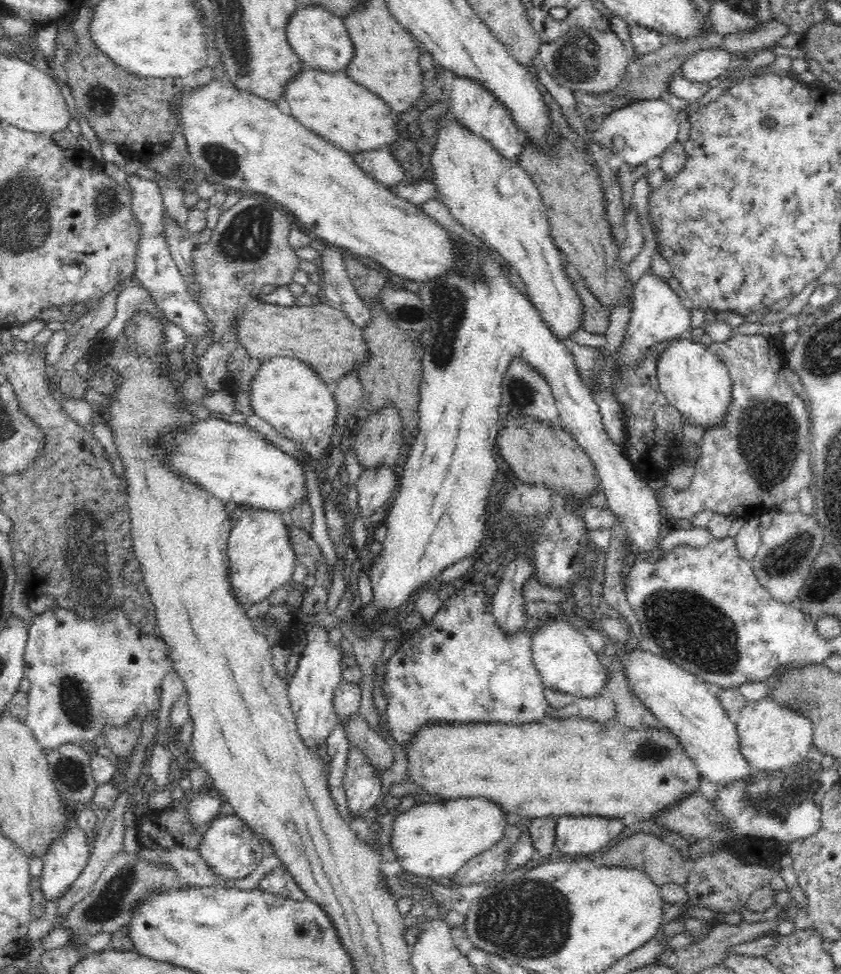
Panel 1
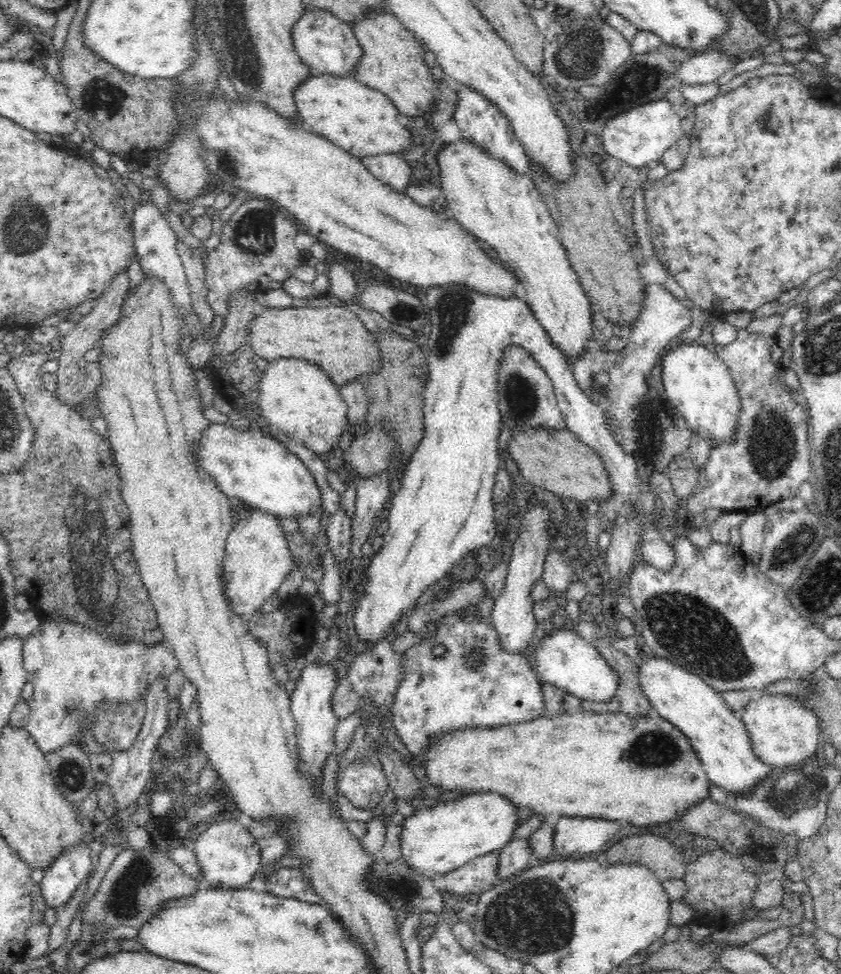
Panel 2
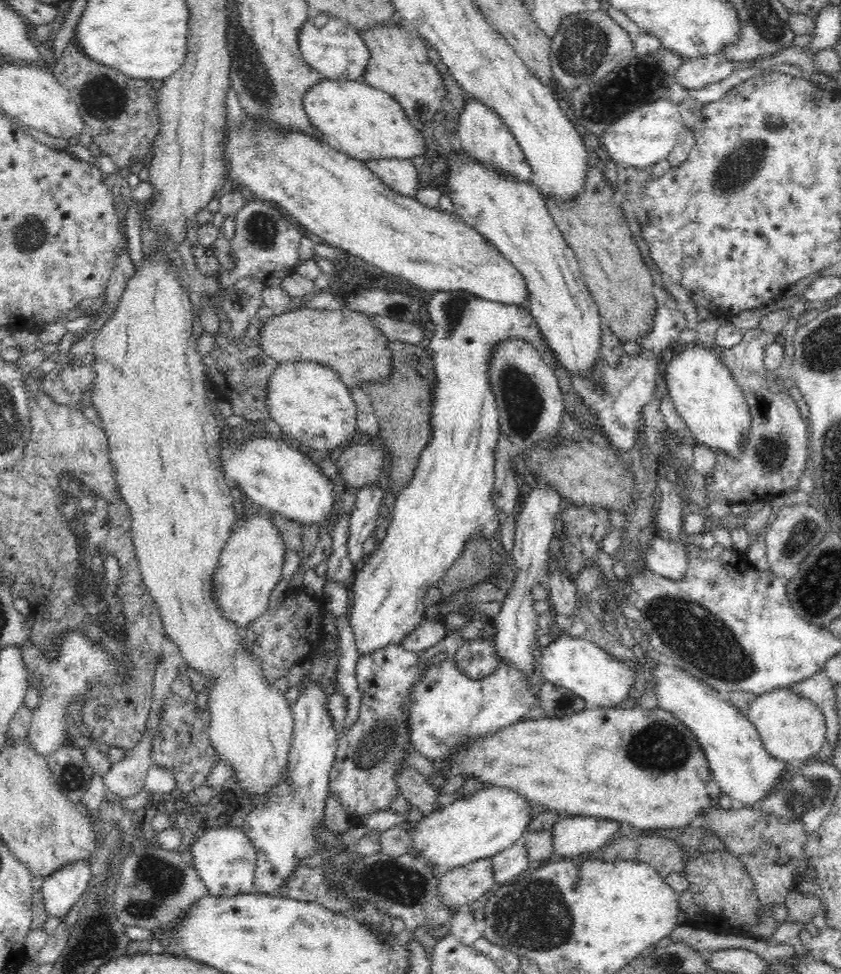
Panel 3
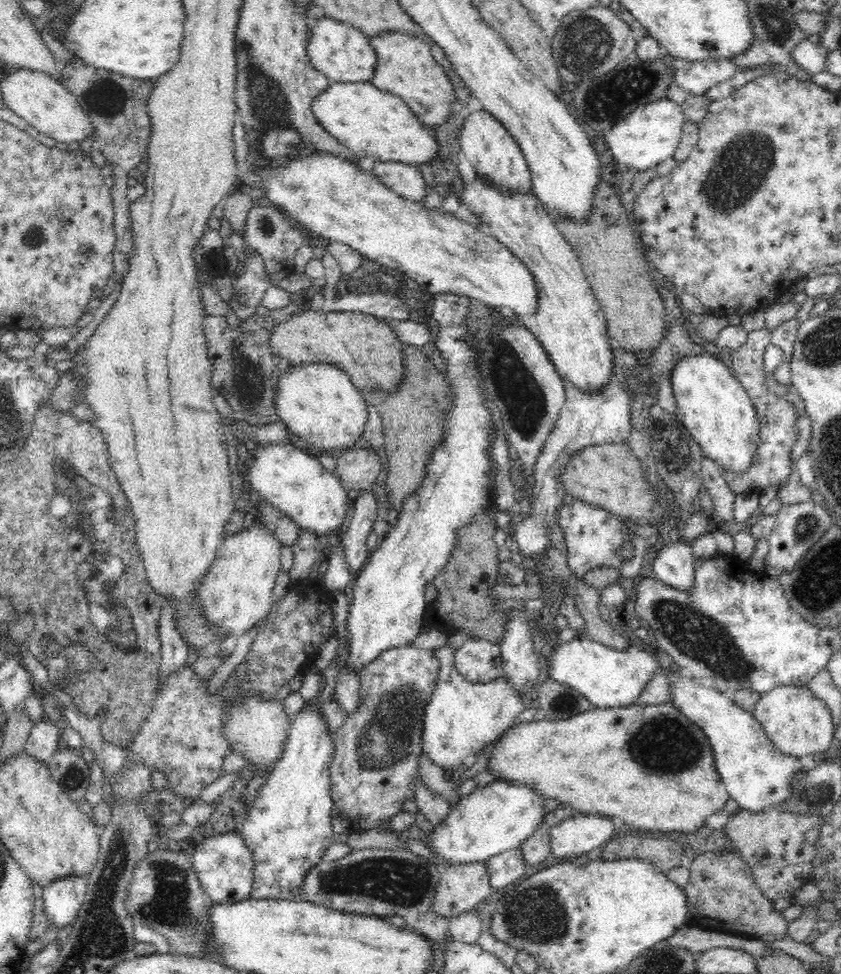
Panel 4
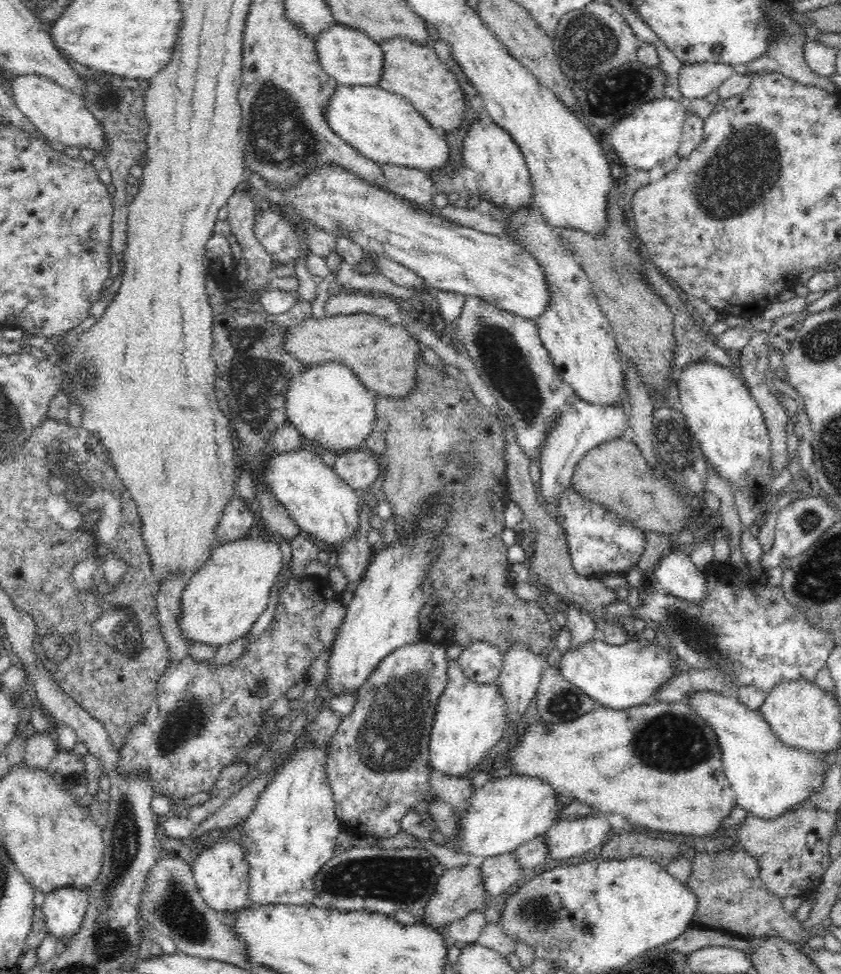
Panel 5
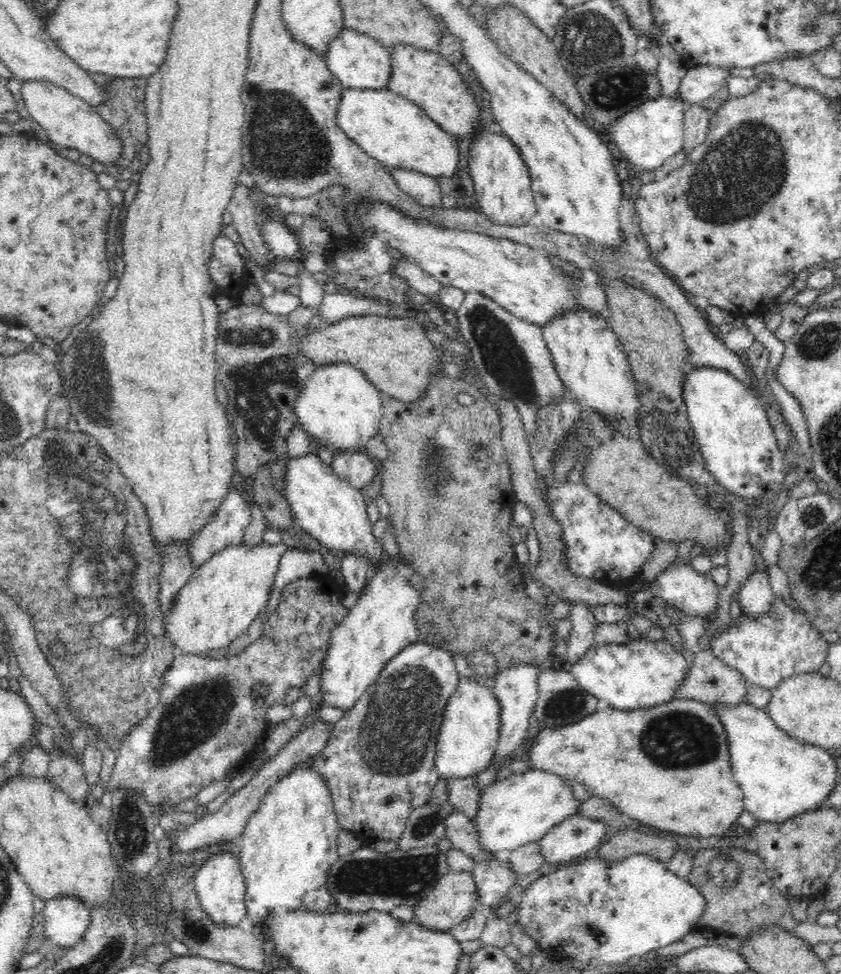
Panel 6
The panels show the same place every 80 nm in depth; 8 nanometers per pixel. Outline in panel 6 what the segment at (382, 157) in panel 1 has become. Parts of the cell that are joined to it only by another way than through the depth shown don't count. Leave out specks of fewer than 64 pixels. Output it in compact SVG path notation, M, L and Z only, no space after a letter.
M387 167L398 188L418 203L428 207L442 207L441 188L438 179L415 170Z

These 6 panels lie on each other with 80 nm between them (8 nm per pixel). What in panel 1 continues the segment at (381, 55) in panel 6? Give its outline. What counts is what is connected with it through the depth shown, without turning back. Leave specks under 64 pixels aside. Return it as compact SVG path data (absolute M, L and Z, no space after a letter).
M303 5L291 14L286 25L290 46L308 69L335 73L346 70L354 56L354 45L342 17L320 5Z

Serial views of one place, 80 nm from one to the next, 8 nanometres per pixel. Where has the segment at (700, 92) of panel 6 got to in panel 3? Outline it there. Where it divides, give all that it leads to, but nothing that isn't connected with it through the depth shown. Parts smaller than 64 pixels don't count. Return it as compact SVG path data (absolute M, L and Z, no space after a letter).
M714 53L684 60L676 69L675 82L686 89L697 89L720 82L734 71L732 60L722 53Z

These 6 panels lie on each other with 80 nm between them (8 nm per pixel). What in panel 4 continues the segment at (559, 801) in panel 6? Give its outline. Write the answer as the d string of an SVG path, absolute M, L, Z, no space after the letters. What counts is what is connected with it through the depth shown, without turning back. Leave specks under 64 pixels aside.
M494 781L486 786L478 786L472 794L458 800L458 804L452 805L450 814L434 825L434 831L428 834L432 851L439 859L448 861L448 866L465 864L470 862L488 861L490 858L514 850L520 847L527 838L538 828L544 825L544 799L530 787L522 784L514 784L506 781Z

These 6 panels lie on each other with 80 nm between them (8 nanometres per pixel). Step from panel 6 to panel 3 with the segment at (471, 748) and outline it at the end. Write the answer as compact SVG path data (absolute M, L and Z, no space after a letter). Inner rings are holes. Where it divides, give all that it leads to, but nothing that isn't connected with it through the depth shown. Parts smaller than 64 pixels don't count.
M447 629L445 631L444 638L438 644L417 653L419 664L427 671L421 674L421 679L409 692L411 699L405 707L410 744L415 751L430 760L444 760L444 756L448 756L456 748L462 748L463 744L468 741L497 733L505 726L525 720L524 716L536 706L536 702L539 700L538 679L526 677L518 667L506 663L502 657L499 658L498 666L490 676L480 680L468 677L456 664L456 653L468 640L462 639L458 631ZM438 652L444 652L445 658L440 664L434 664L432 657L436 656Z

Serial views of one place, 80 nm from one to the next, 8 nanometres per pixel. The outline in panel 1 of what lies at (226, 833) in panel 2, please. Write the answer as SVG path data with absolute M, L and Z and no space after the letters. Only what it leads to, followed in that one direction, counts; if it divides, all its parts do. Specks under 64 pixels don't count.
M224 811L209 823L210 828L202 835L202 841L197 850L208 862L210 869L220 878L238 880L246 878L262 862L264 848L262 838L255 834L240 818Z

